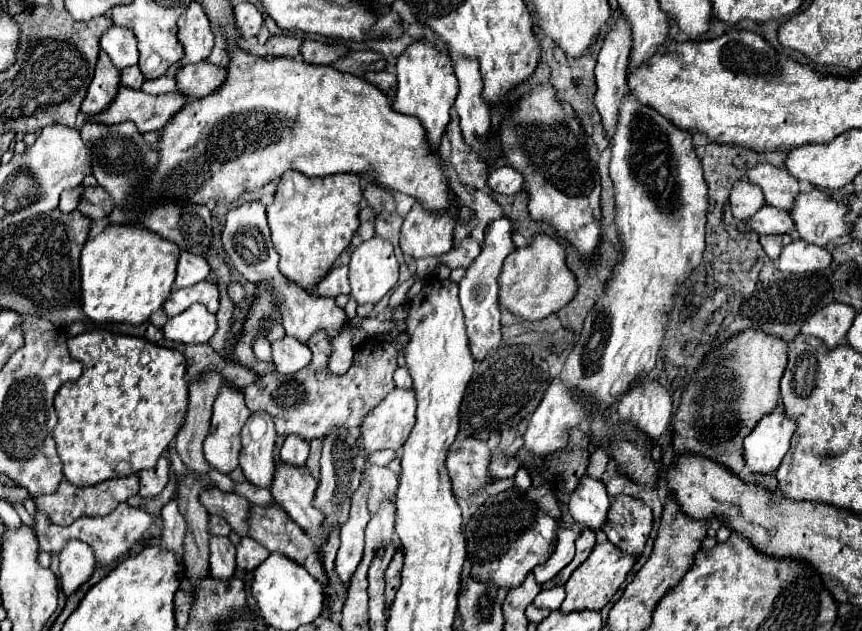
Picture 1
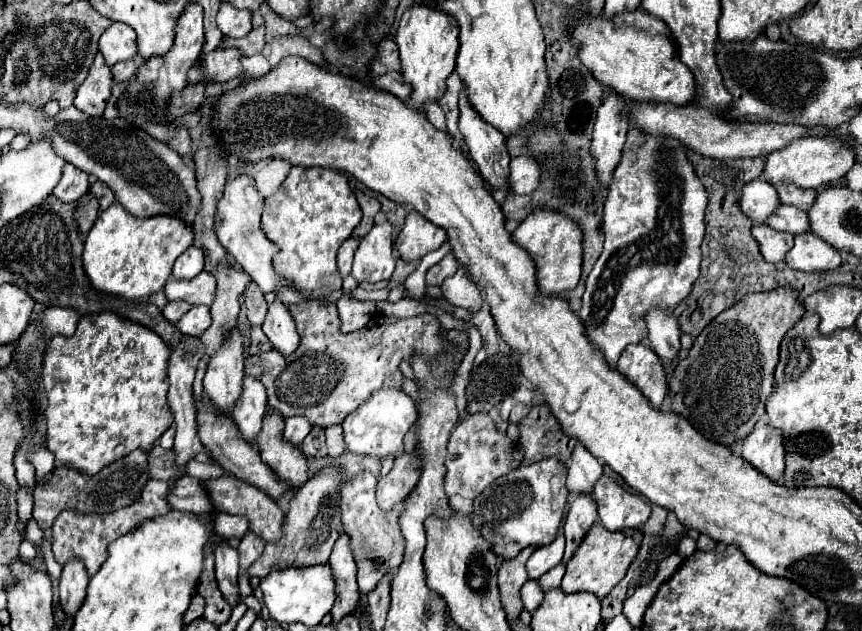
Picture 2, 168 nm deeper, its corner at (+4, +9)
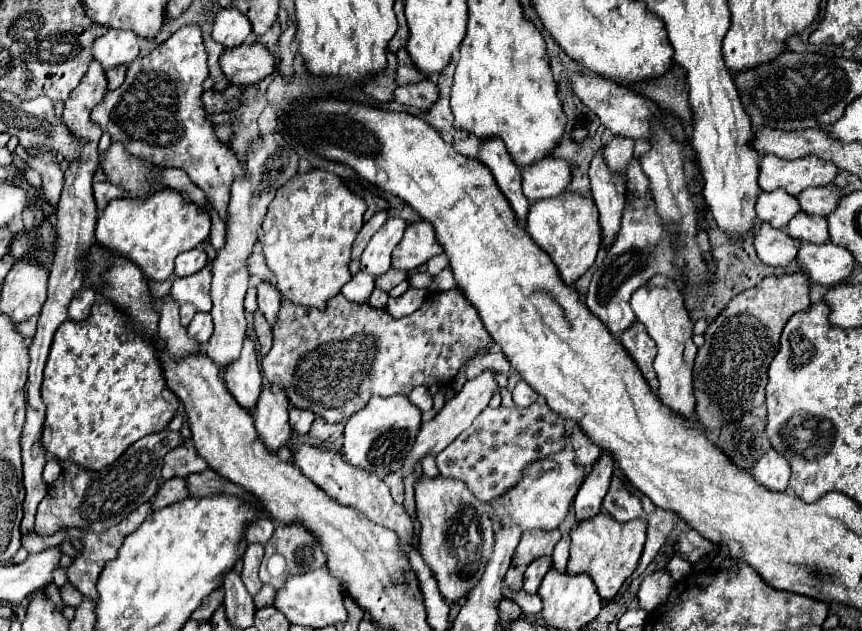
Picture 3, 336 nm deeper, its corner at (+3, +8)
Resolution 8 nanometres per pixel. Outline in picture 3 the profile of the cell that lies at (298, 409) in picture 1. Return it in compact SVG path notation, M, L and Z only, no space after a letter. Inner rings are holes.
M451 289L451 291L445 291L445 293L433 293L429 295L427 299L433 299L433 301L425 301L415 313L407 315L407 317L401 317L401 319L395 319L391 317L385 309L375 309L371 305L355 305L351 301L347 301L343 295L337 295L333 299L327 301L327 309L319 311L319 309L313 309L313 307L303 307L303 305L295 305L287 299L283 299L283 305L281 305L281 311L279 311L279 321L277 325L273 327L273 347L271 351L263 357L261 361L261 371L265 375L265 379L271 383L271 385L281 385L285 387L287 395L289 395L289 407L291 409L309 409L311 413L315 413L317 417L323 417L325 421L329 423L345 423L353 413L361 411L363 405L367 405L367 401L373 397L373 395L381 395L381 397L391 397L391 395L409 395L415 387L423 385L423 387L431 387L431 385L447 385L453 381L453 377L457 375L459 367L469 361L471 357L475 357L477 349L481 347L489 347L491 345L491 337L485 329L485 325L481 323L479 319L479 313L477 309L467 303L465 295L459 291L459 289Z

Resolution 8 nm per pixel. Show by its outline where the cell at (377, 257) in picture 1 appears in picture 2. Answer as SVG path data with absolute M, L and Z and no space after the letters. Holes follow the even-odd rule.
M382 222L376 224L360 242L352 276L358 282L380 282L388 280L394 272L394 256L392 256L392 224Z

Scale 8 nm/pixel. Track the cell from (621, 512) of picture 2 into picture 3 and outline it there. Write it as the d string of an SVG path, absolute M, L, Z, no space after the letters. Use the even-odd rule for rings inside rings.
M619 477L611 479L609 491L603 499L603 509L607 511L607 515L619 523L637 519L643 515L643 505L639 501L639 497L635 497L633 493L629 493L623 485L623 481Z

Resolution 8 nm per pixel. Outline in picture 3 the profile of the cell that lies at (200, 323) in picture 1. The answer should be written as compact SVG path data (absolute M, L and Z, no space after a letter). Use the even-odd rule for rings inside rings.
M195 313L193 321L187 327L187 333L195 337L199 343L207 343L211 333L213 333L213 321L209 313Z

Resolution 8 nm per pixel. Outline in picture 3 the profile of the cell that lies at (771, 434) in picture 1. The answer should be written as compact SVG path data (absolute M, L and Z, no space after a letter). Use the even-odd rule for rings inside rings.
M771 445L763 449L753 465L753 477L771 491L785 491L789 487L789 461Z

